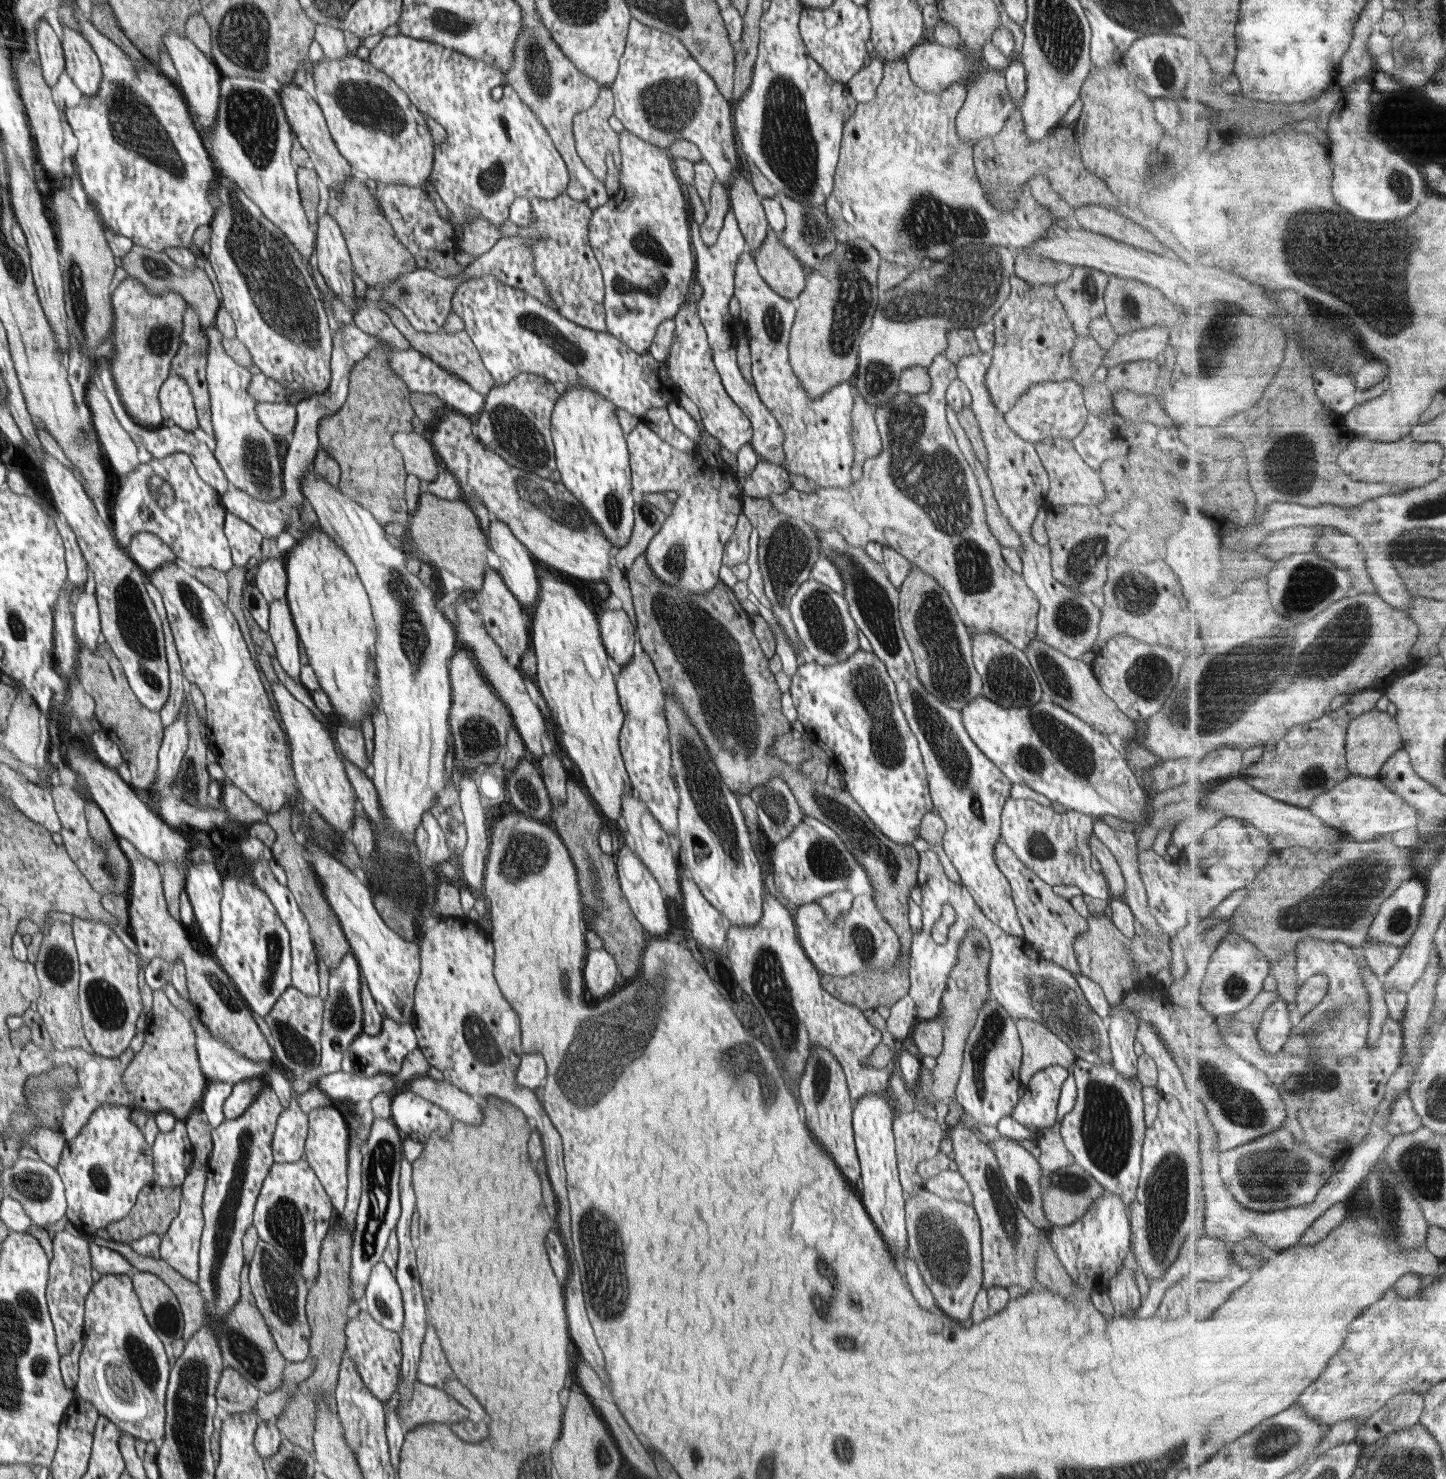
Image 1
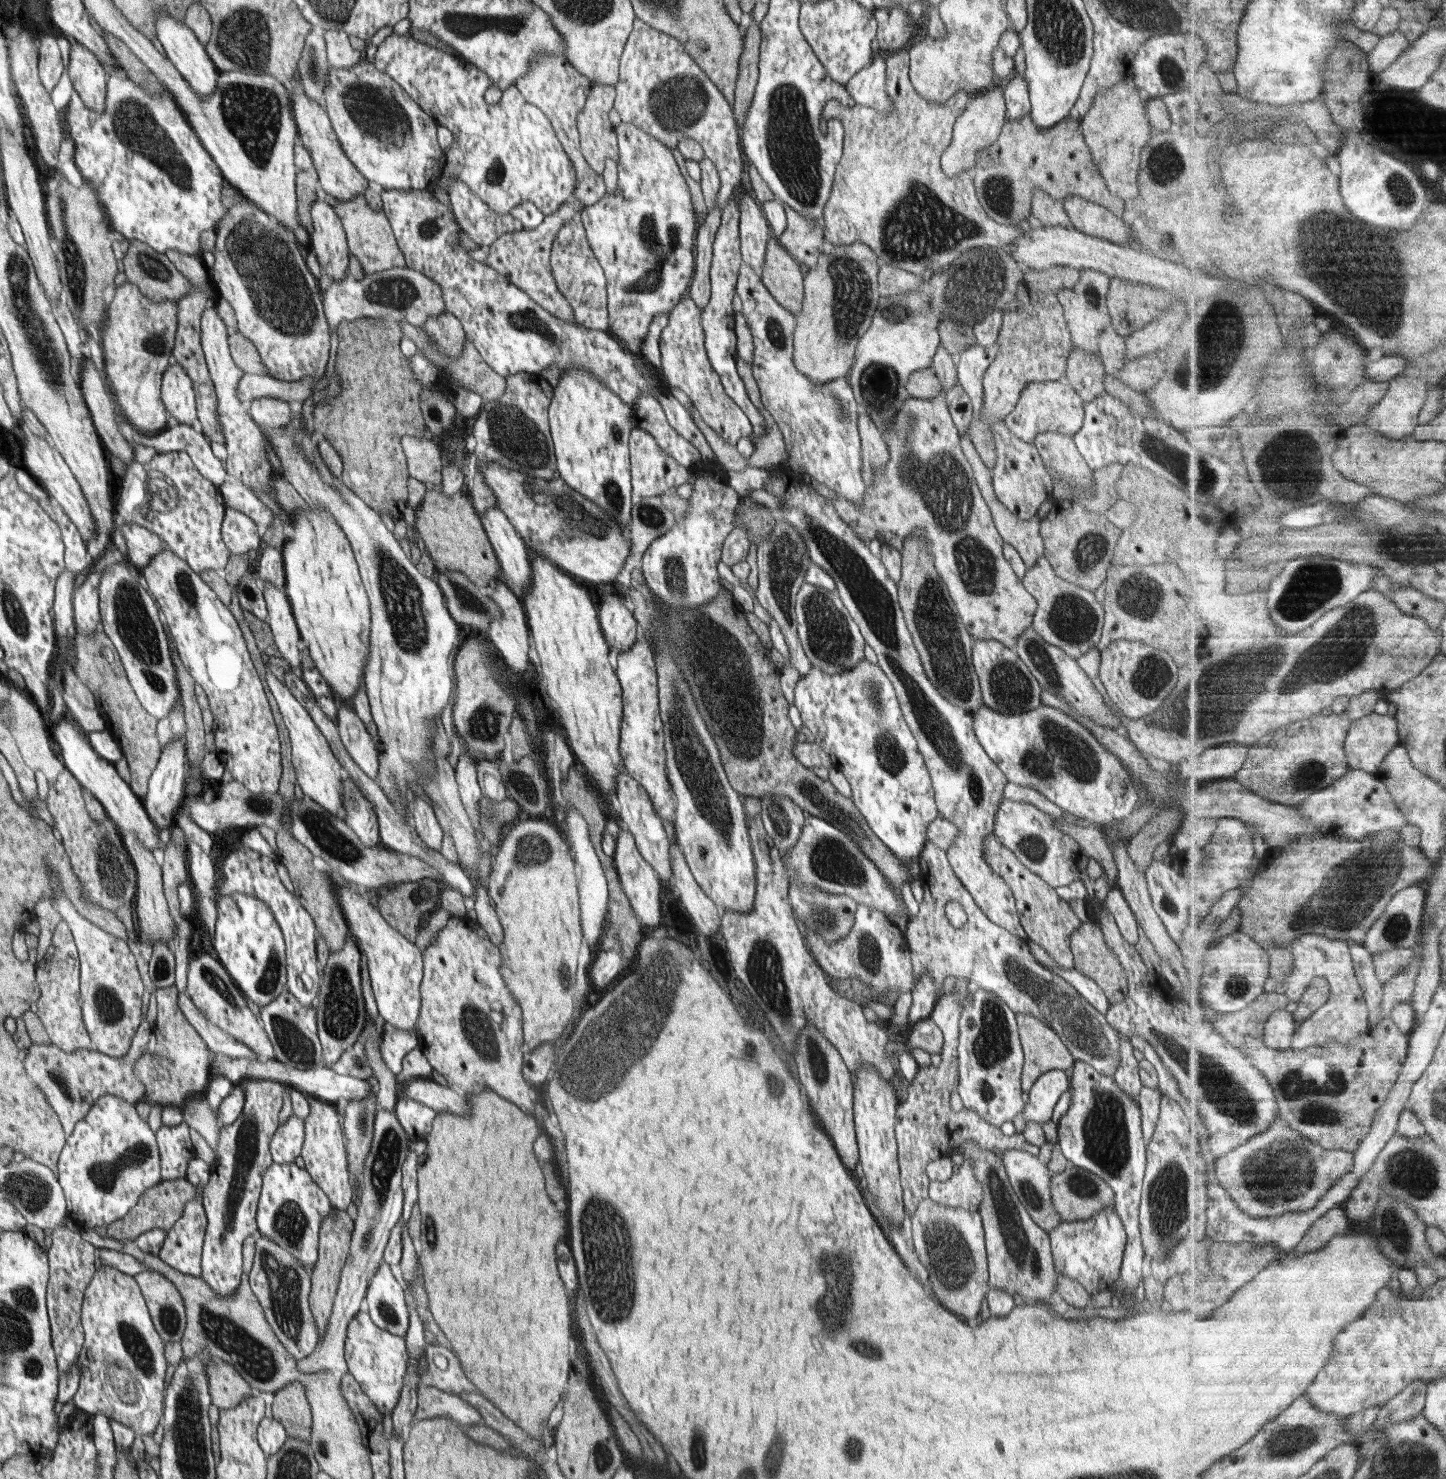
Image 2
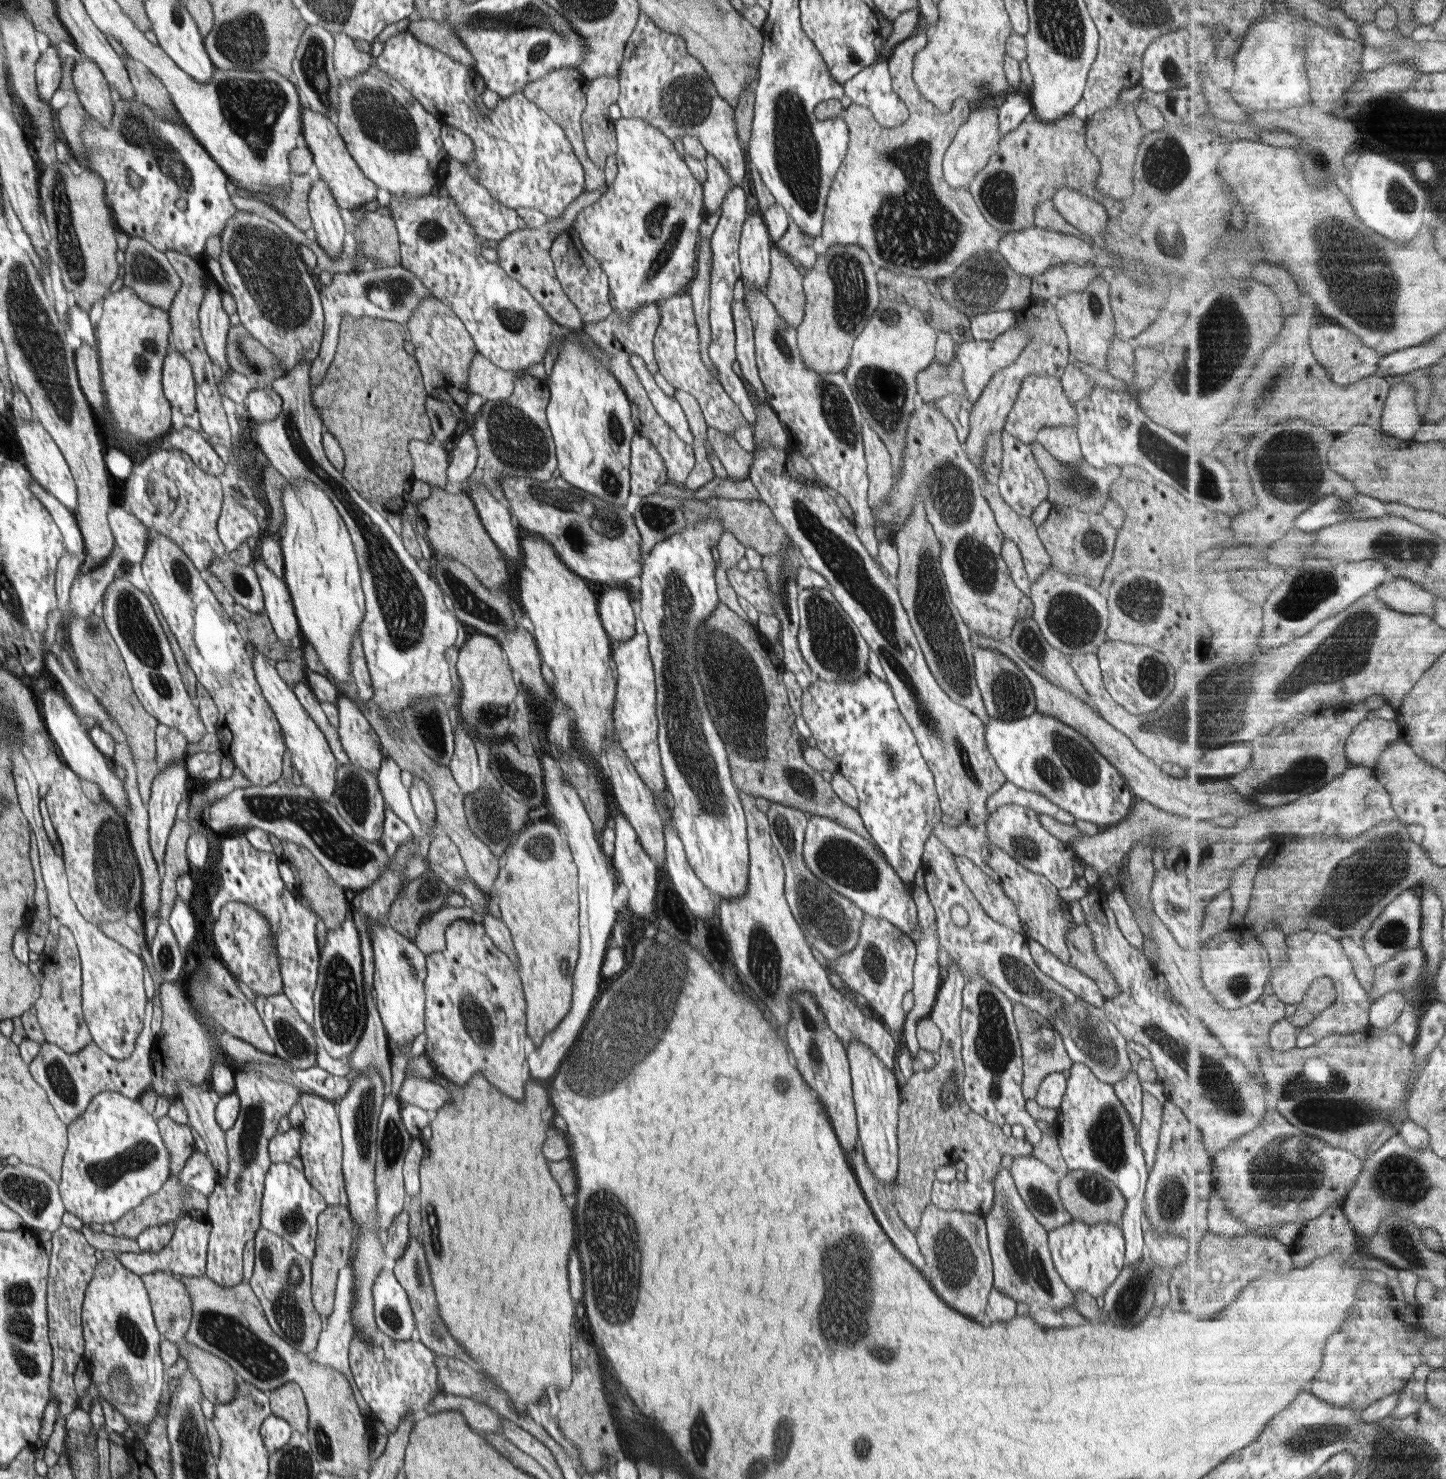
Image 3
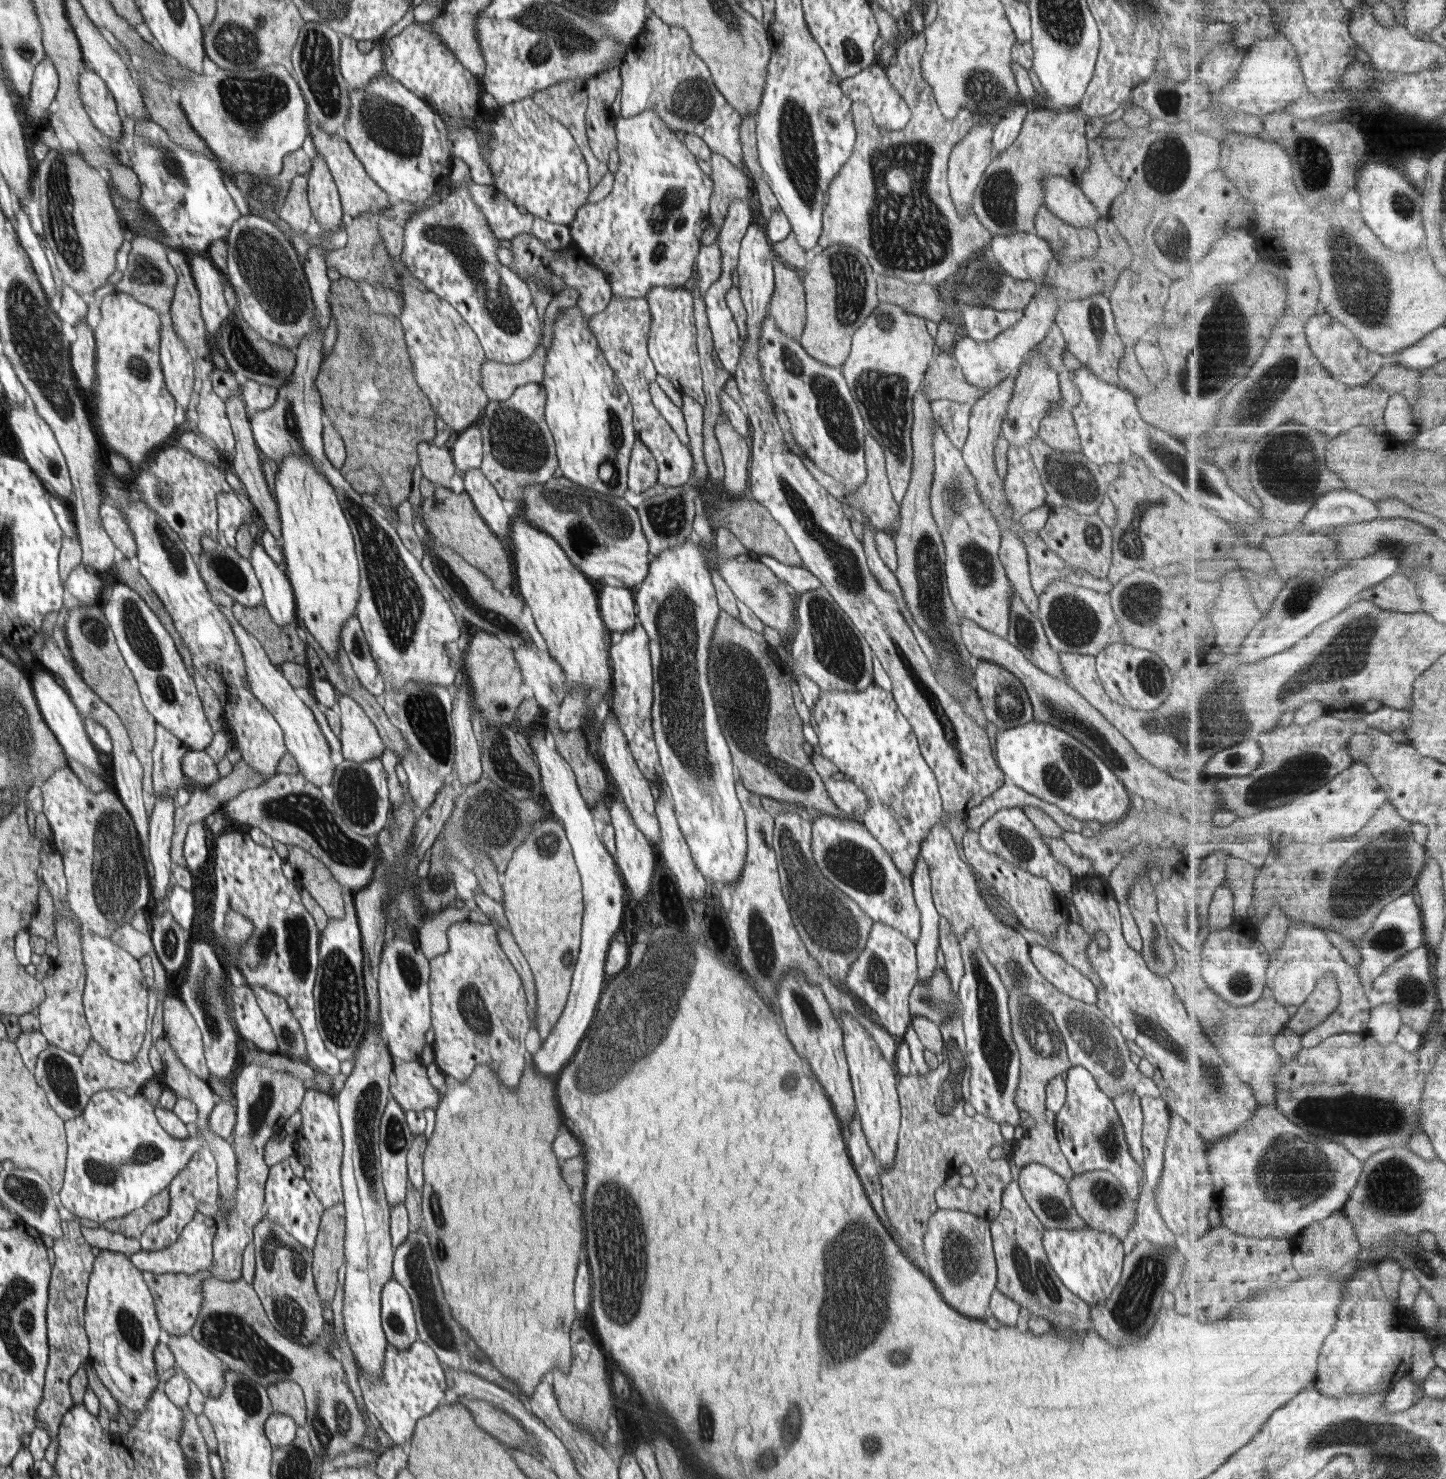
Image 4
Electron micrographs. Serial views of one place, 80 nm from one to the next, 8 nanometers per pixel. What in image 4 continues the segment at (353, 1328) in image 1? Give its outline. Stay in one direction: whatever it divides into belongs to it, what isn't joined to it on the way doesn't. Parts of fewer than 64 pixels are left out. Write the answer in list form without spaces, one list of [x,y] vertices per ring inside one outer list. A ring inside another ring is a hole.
[[[419,1339],[412,1342],[406,1350],[387,1344],[381,1380],[370,1380],[369,1383],[367,1376],[361,1372],[359,1364],[355,1363],[358,1367],[362,1397],[368,1412],[378,1419],[380,1426],[394,1443],[403,1446],[408,1452],[416,1422],[431,1414],[446,1396],[448,1384],[443,1363],[439,1361],[434,1349]]]

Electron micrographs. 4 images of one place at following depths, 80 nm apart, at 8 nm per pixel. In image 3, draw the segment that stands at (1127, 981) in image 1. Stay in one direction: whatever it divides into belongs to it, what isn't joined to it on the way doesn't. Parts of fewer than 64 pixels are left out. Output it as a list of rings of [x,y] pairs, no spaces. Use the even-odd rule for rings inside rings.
[[[1086,924],[1076,925],[1066,934],[1066,947],[1070,951],[1070,965],[1089,976],[1106,999],[1118,994],[1114,977],[1107,970],[1106,963],[1102,963],[1096,955],[1094,937]]]

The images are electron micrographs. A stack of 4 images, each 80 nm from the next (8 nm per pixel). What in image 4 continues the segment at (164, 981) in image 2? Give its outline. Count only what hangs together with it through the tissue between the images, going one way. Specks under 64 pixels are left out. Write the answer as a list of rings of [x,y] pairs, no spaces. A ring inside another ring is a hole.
[[[164,910],[160,918],[153,920],[151,941],[161,967],[170,978],[186,964],[190,931],[184,932],[174,922],[174,915]]]

